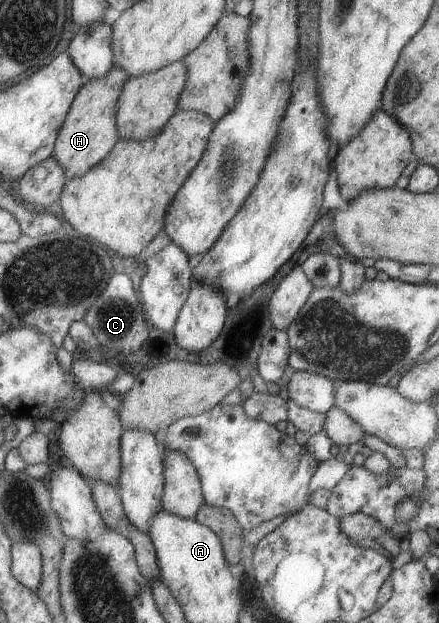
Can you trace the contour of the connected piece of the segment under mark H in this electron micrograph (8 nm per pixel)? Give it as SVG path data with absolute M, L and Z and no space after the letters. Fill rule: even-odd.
M112 66L106 75L98 79L85 79L82 87L74 96L66 117L59 128L51 156L62 167L64 179L82 177L90 171L114 147L118 141L114 111L116 99L122 91L124 82L128 79L125 71L120 67Z

